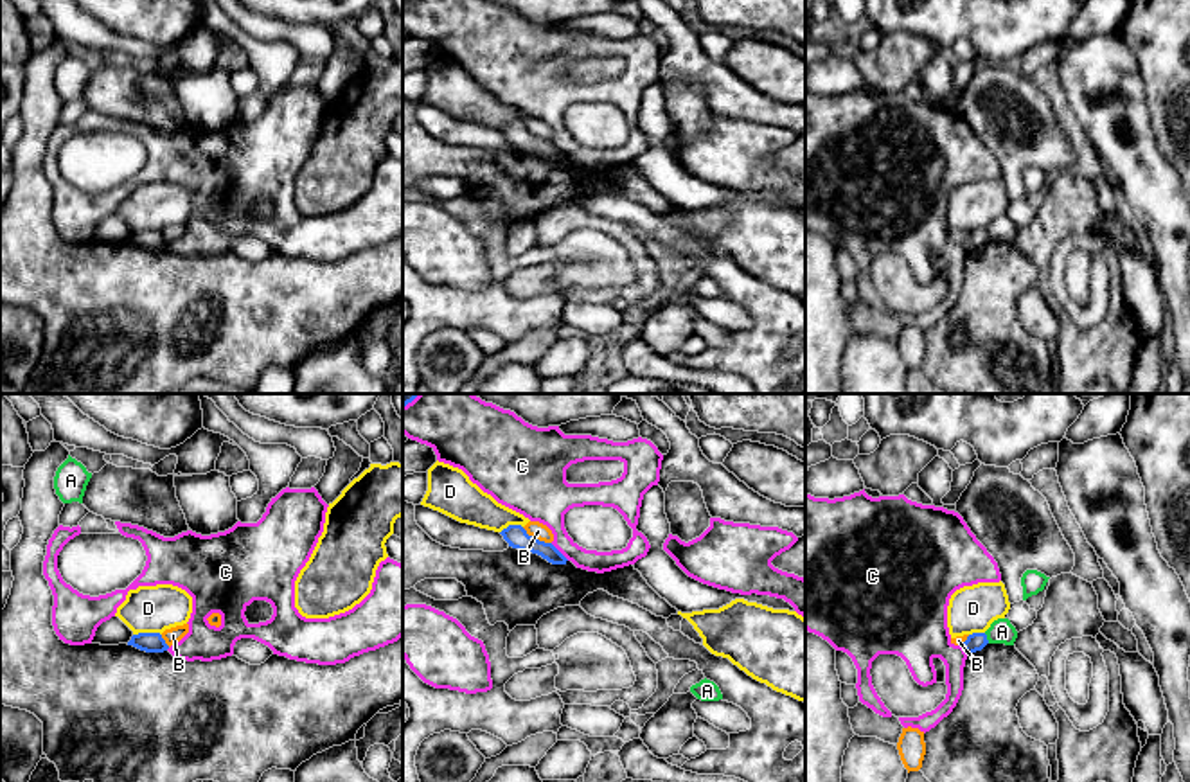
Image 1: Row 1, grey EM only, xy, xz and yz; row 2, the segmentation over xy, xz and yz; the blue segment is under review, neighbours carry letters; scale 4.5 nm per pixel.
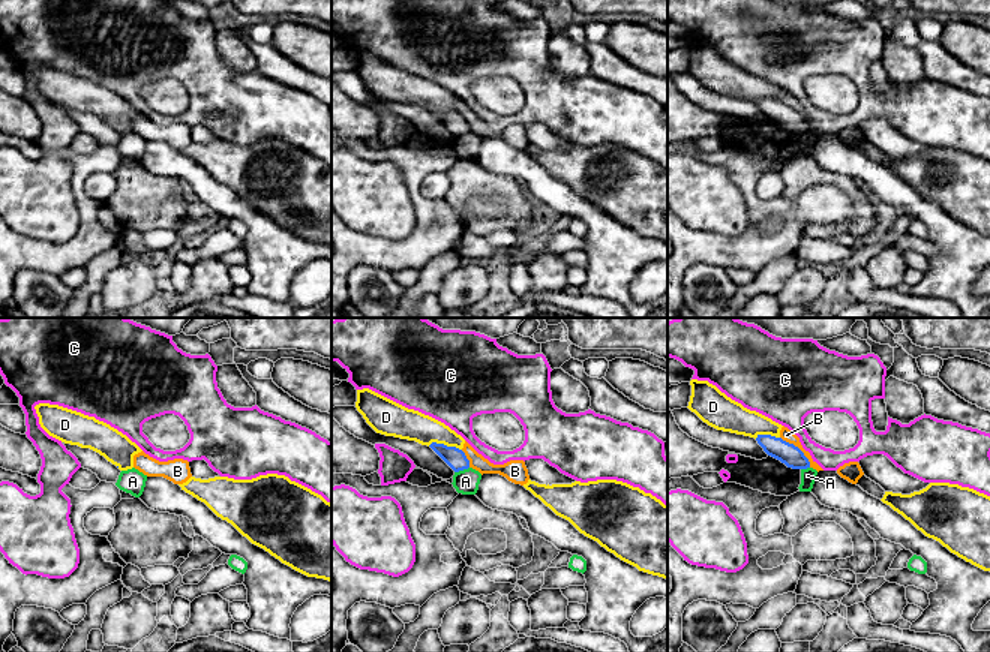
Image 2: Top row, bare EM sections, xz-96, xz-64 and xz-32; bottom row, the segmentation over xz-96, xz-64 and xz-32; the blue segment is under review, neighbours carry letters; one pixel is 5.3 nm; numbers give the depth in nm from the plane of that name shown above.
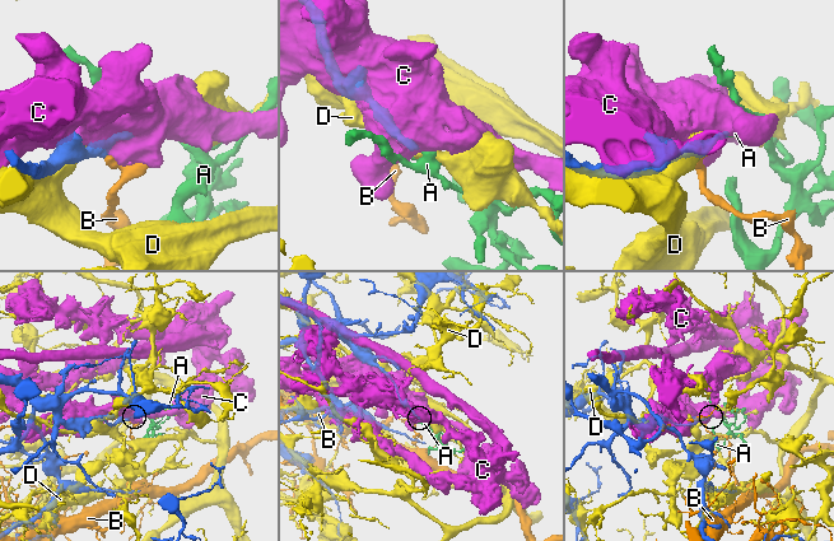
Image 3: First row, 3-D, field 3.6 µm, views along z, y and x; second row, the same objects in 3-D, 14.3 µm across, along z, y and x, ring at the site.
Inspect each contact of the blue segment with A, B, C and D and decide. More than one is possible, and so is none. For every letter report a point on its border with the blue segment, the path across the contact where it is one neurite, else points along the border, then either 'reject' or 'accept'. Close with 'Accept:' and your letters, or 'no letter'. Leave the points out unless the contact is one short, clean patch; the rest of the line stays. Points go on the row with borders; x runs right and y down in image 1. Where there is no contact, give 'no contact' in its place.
A: meets blue in yz at (985, 639); border along yz (984, 633), (989, 642); reject
B: meets blue in xz at (536, 540); reject
C: meets blue in xz at (558, 550); reject
D: meets blue in xy at (146, 633); reject
Accept: no letter

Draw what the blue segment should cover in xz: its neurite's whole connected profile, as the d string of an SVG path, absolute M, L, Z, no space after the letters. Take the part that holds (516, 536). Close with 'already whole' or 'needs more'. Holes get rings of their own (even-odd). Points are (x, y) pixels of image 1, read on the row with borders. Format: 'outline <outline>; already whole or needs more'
outline M509 525L500 532L509 547L541 555L552 564L566 564L566 557L552 545L534 539L521 525Z; already whole

